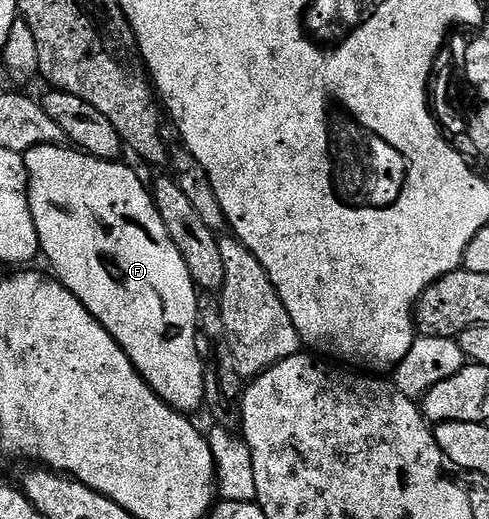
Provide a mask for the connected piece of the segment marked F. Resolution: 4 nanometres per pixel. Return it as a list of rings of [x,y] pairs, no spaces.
[[[64,144],[59,145],[37,145],[34,149],[29,149],[24,153],[25,169],[29,173],[29,206],[31,215],[35,223],[35,231],[39,235],[41,253],[49,260],[48,268],[52,276],[61,282],[87,311],[106,329],[123,347],[123,351],[131,359],[131,363],[139,371],[141,378],[145,380],[173,409],[177,409],[183,414],[193,415],[197,408],[205,405],[205,367],[206,362],[201,361],[201,353],[197,350],[197,337],[199,338],[199,326],[197,323],[197,303],[199,300],[199,290],[191,279],[191,271],[187,271],[187,263],[183,263],[183,255],[179,255],[179,247],[171,243],[171,235],[167,235],[167,227],[163,227],[161,213],[157,205],[153,202],[153,194],[148,184],[141,182],[141,177],[133,169],[121,165],[120,160],[104,161],[98,157],[92,157],[90,153],[82,153],[76,147],[65,149]]]

